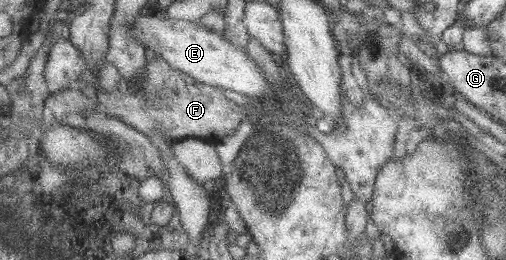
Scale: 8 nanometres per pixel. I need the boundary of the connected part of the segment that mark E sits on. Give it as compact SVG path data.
M138 16L133 22L136 39L151 54L159 54L172 68L177 68L200 83L225 90L233 90L246 97L260 98L263 92L272 90L260 69L250 57L222 35L208 31L199 22L167 17Z

